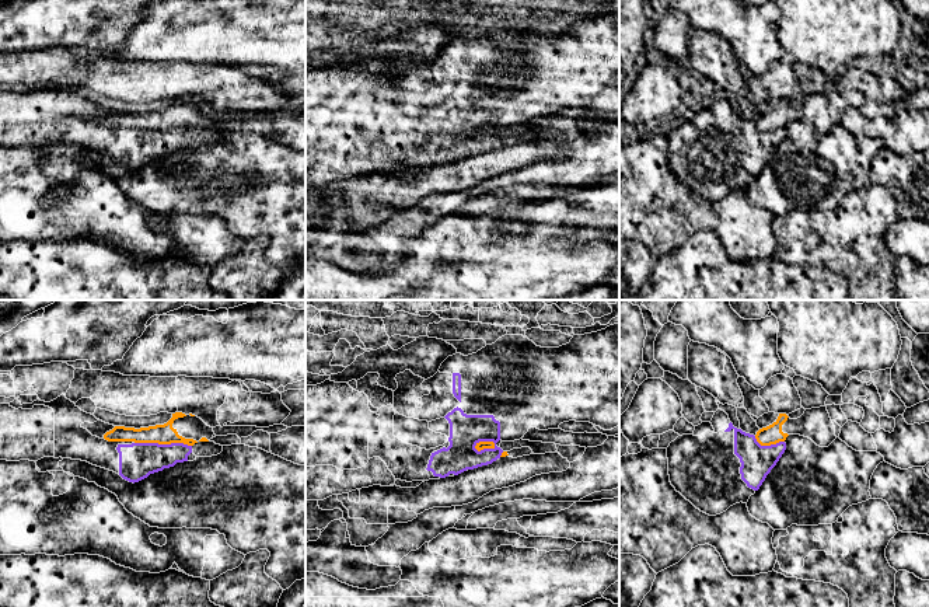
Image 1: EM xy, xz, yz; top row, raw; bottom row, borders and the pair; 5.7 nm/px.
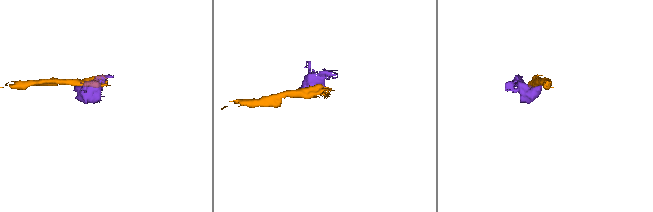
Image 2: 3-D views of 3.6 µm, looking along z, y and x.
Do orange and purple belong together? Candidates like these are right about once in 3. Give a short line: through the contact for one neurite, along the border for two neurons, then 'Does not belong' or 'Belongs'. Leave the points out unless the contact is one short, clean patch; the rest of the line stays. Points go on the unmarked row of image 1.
Line: xy (135, 128), (187, 129), (191, 132). Does not belong

